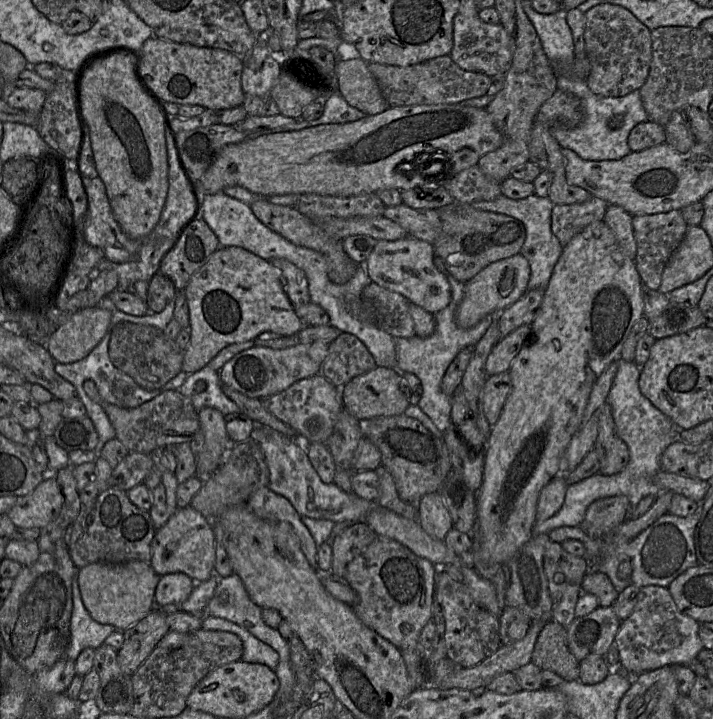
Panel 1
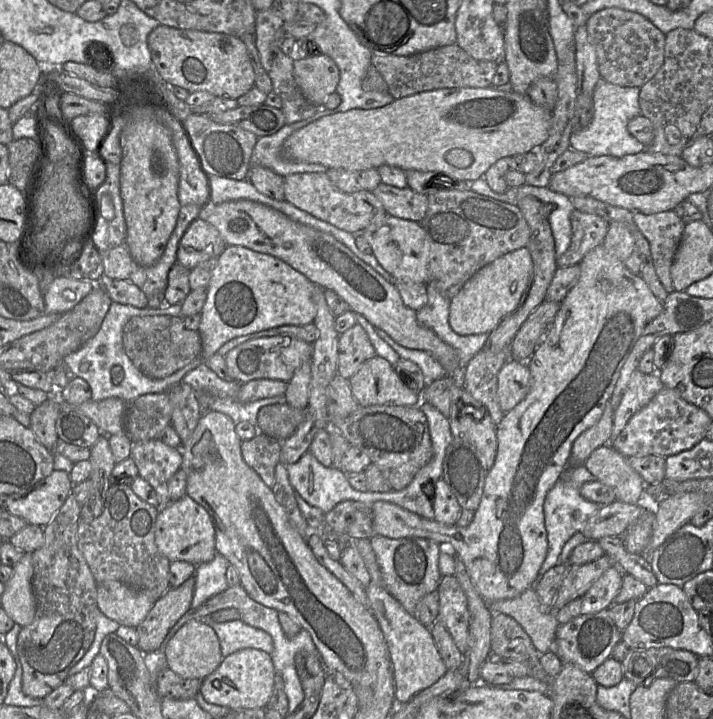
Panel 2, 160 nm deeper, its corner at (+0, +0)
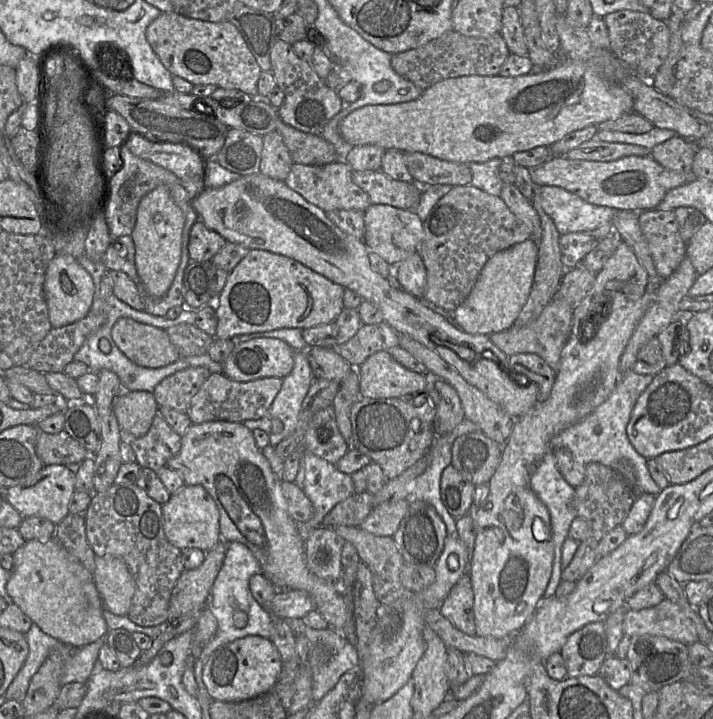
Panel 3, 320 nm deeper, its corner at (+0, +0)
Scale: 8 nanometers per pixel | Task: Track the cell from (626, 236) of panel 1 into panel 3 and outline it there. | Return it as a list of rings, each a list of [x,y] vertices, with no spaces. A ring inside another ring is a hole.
[[[622,241],[614,254],[607,260],[603,268],[596,273],[595,283],[590,293],[576,305],[573,309],[572,333],[576,334],[580,342],[582,333],[582,342],[587,343],[594,338],[603,322],[602,313],[610,314],[616,297],[622,295],[628,301],[635,301],[641,298],[647,291],[649,275],[642,266],[633,250]],[[595,311],[590,315],[591,312]],[[590,315],[590,316],[589,316]],[[592,319],[594,324],[591,323]],[[584,323],[586,325],[584,327]]]

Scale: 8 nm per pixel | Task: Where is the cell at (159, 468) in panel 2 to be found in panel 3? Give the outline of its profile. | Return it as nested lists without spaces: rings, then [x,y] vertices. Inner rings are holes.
[[[157,413],[148,431],[130,442],[135,452],[135,462],[142,468],[158,471],[166,466],[181,448],[182,436]]]

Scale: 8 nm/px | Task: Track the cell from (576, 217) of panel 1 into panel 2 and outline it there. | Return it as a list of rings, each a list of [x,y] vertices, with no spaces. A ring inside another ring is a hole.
[[[573,210],[570,216],[572,237],[569,248],[557,258],[559,267],[579,264],[584,256],[602,245],[608,232],[608,222],[602,217]]]

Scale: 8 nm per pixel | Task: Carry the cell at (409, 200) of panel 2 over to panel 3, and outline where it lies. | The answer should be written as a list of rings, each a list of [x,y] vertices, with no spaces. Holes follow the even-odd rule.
[[[381,169],[376,171],[352,171],[352,180],[371,201],[395,208],[414,211],[424,221],[435,204],[453,187],[432,185],[422,187],[415,182],[402,182],[389,178]]]

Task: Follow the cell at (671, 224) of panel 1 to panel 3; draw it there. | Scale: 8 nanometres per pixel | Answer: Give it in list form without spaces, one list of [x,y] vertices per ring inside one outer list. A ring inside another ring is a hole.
[[[645,210],[639,214],[639,223],[657,274],[662,280],[669,278],[685,259],[687,248],[680,235],[675,212]]]

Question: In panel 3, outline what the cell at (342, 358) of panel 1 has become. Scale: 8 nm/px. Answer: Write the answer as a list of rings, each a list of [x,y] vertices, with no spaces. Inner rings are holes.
[[[361,325],[358,332],[338,348],[338,352],[352,368],[358,368],[368,357],[383,350],[383,344],[379,325]]]

